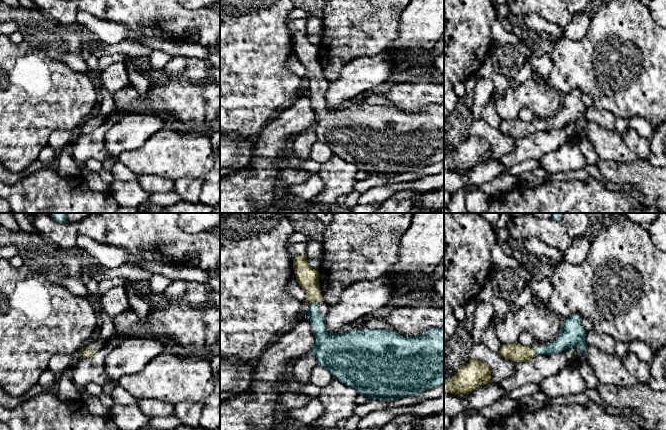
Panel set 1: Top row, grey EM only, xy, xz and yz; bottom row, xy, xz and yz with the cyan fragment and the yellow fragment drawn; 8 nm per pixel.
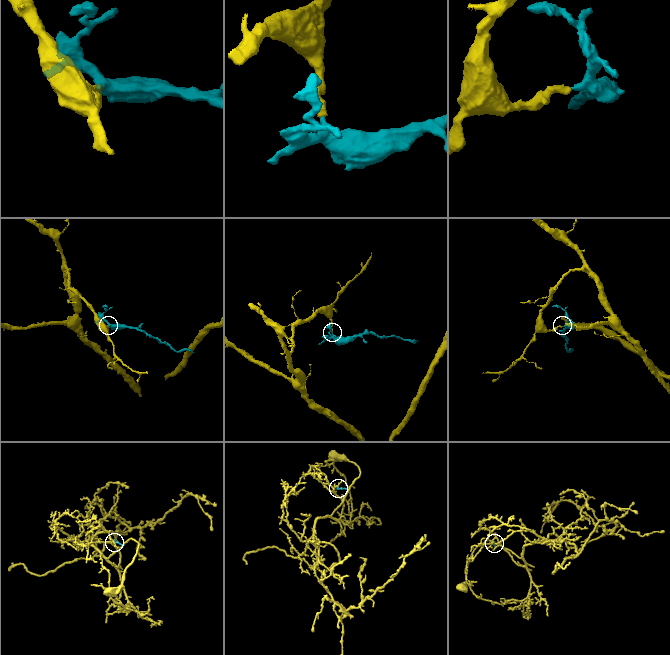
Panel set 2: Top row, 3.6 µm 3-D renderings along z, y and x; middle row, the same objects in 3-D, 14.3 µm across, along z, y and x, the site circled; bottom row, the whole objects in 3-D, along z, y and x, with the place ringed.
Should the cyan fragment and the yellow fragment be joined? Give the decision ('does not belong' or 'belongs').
belongs

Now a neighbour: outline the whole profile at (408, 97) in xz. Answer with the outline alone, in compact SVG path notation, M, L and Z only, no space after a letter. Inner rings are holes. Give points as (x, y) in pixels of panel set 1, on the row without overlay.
M400 83L391 85L385 96L392 103L392 107L407 113L420 112L432 104L444 104L444 83Z

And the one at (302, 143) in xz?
M306 131L291 137L290 146L300 160L310 159L310 151L318 141L314 132Z

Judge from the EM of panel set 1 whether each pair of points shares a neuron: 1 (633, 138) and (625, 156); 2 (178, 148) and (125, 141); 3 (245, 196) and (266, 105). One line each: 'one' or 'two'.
1: two
2: two
3: two

